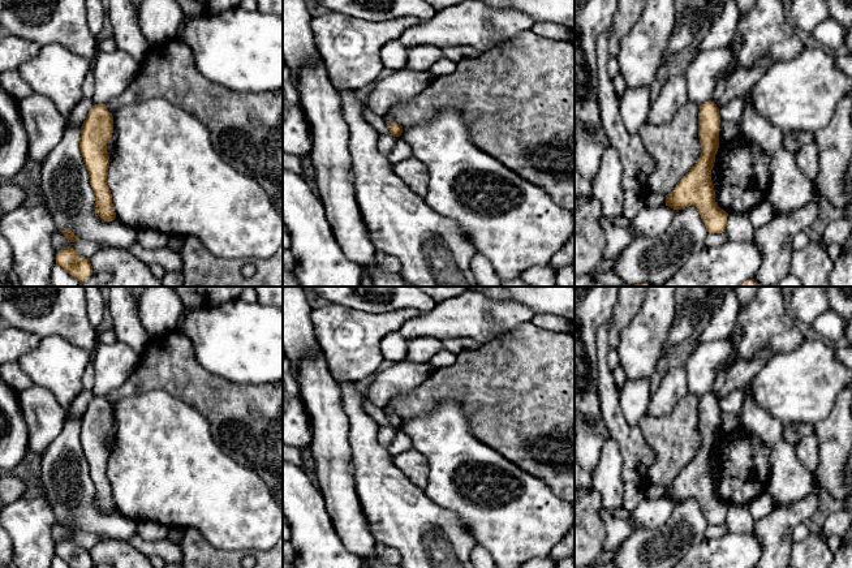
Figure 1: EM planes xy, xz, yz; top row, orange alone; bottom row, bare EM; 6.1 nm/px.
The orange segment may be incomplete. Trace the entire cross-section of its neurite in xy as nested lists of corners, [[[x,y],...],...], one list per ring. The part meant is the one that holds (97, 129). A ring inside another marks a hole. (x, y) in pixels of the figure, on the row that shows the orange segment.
[[[94,104],[81,126],[79,150],[95,194],[95,212],[104,220],[116,219],[112,194],[107,185],[109,158],[107,143],[113,133],[113,116],[106,104]]]

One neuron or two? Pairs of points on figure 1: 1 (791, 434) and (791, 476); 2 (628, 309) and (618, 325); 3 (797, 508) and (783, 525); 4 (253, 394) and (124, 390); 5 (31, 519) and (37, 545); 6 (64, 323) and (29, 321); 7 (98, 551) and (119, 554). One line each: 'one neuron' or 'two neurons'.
1: two neurons
2: one neuron
3: one neuron
4: one neuron
5: one neuron
6: one neuron
7: one neuron

